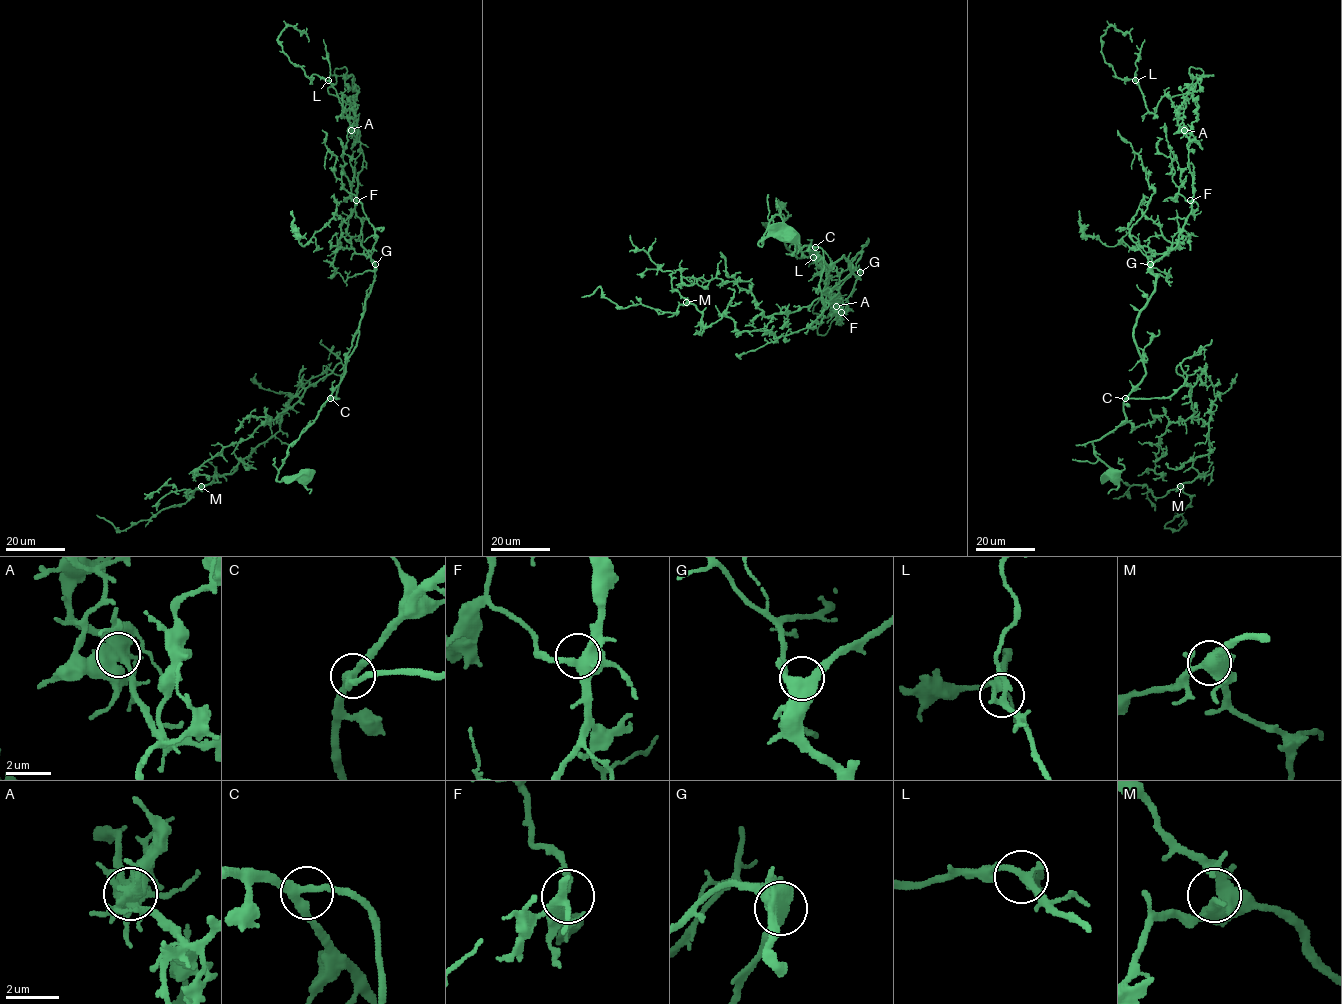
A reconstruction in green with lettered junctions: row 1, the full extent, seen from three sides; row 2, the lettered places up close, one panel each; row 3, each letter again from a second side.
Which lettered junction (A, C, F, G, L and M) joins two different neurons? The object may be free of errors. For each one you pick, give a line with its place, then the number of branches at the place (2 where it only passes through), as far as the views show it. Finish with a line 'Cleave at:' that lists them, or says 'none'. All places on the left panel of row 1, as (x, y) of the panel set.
A: at (351, 130); 4 branches meet
Cleave at: A

